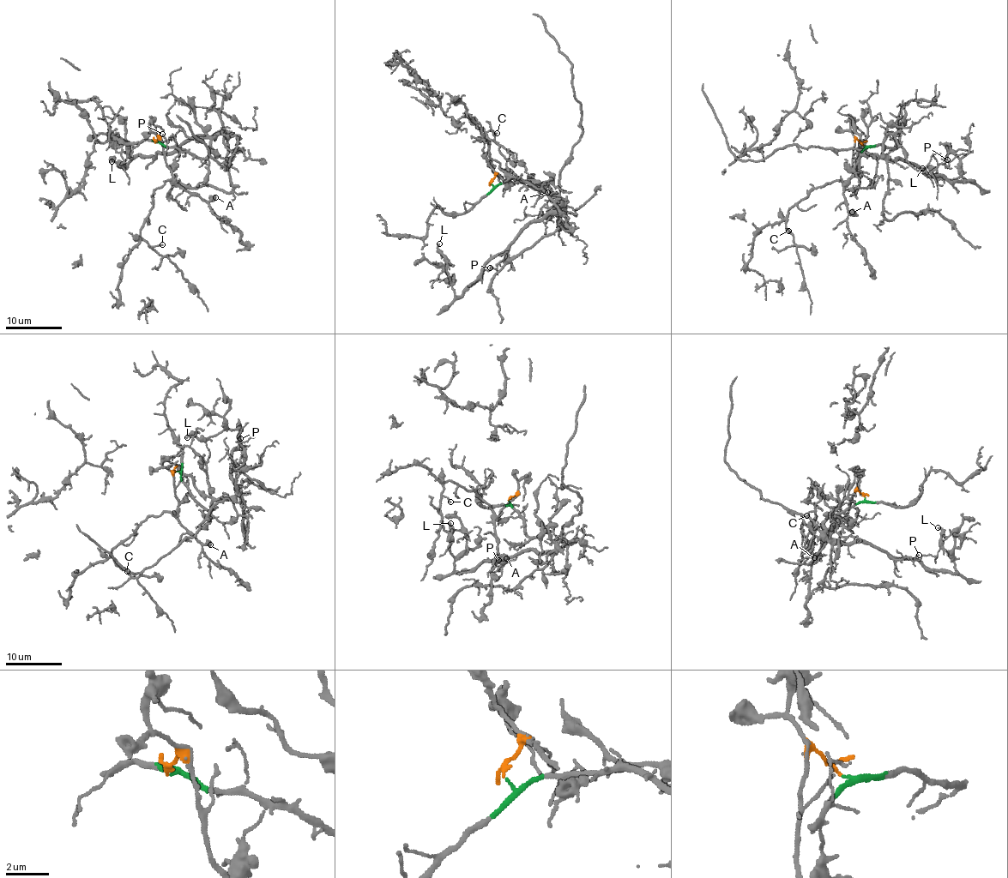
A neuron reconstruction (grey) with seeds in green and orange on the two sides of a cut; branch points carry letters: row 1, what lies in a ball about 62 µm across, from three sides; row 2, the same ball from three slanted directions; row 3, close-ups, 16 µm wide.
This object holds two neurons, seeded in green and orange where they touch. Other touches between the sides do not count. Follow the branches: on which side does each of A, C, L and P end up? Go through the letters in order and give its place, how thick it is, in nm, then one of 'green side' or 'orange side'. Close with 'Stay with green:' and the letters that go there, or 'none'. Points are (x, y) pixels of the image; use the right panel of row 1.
A: place (852, 212); calibre 400 nm; orange side
C: place (788, 231); calibre 110 nm; orange side
L: place (922, 168); calibre 150 nm; green side
P: place (947, 159); calibre 110 nm; green side
Stay with green: L, P

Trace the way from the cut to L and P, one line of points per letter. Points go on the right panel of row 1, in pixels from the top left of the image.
L: (864, 146), (859, 172), (860, 158), (901, 157), (928, 175), (972, 182), (935, 178), (922, 168)
P: (864, 146), (859, 172), (860, 158), (874, 155), (901, 157), (927, 171), (945, 167), (947, 159)

